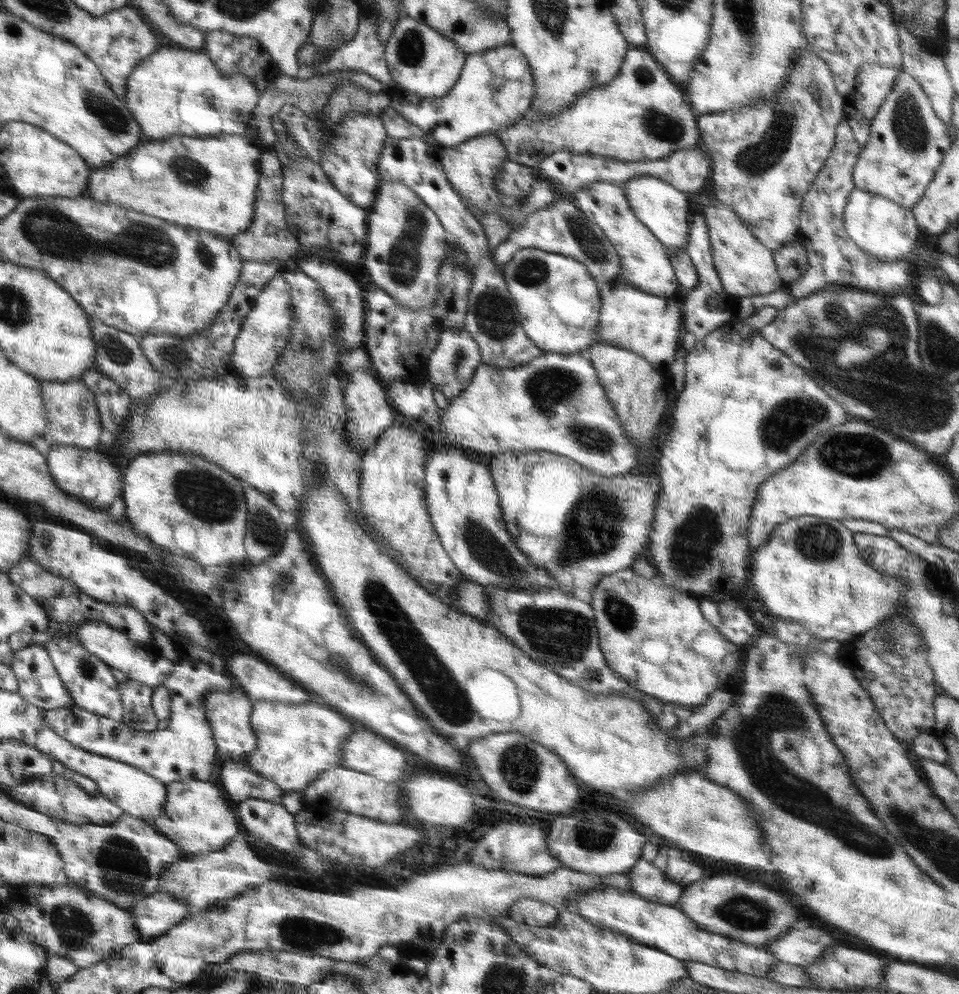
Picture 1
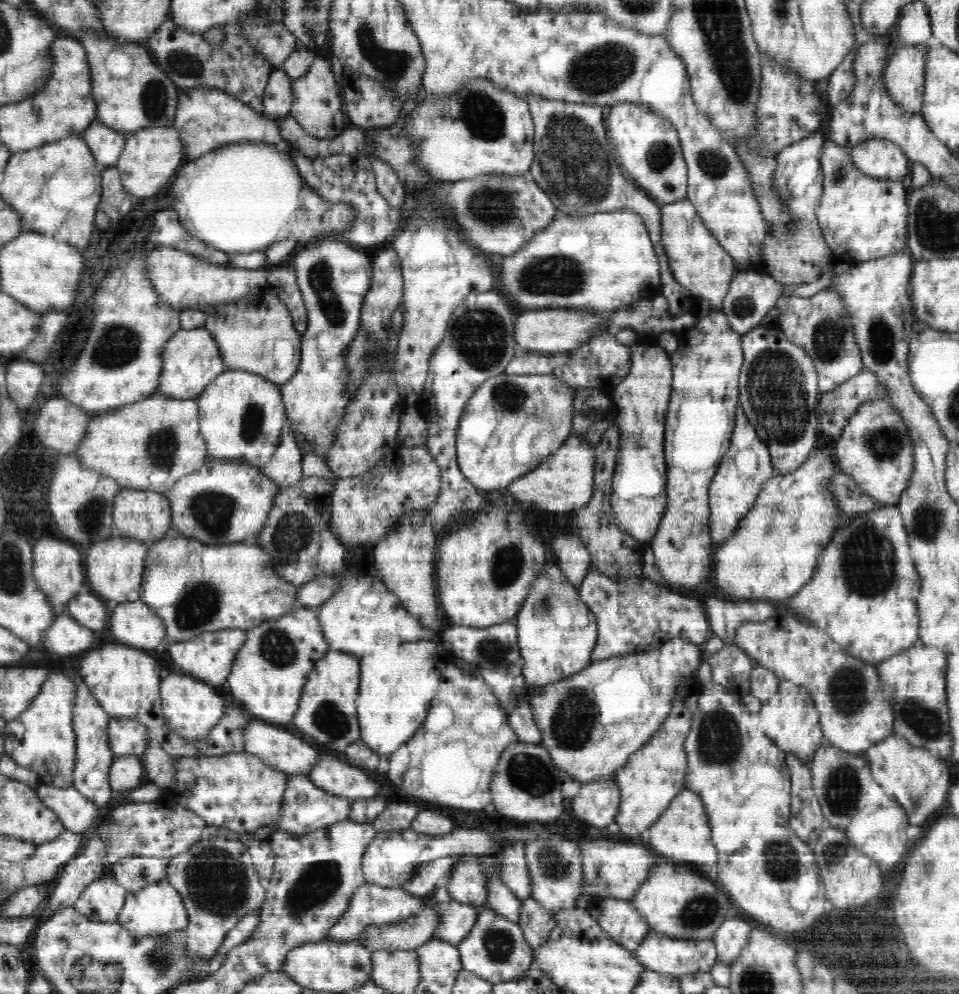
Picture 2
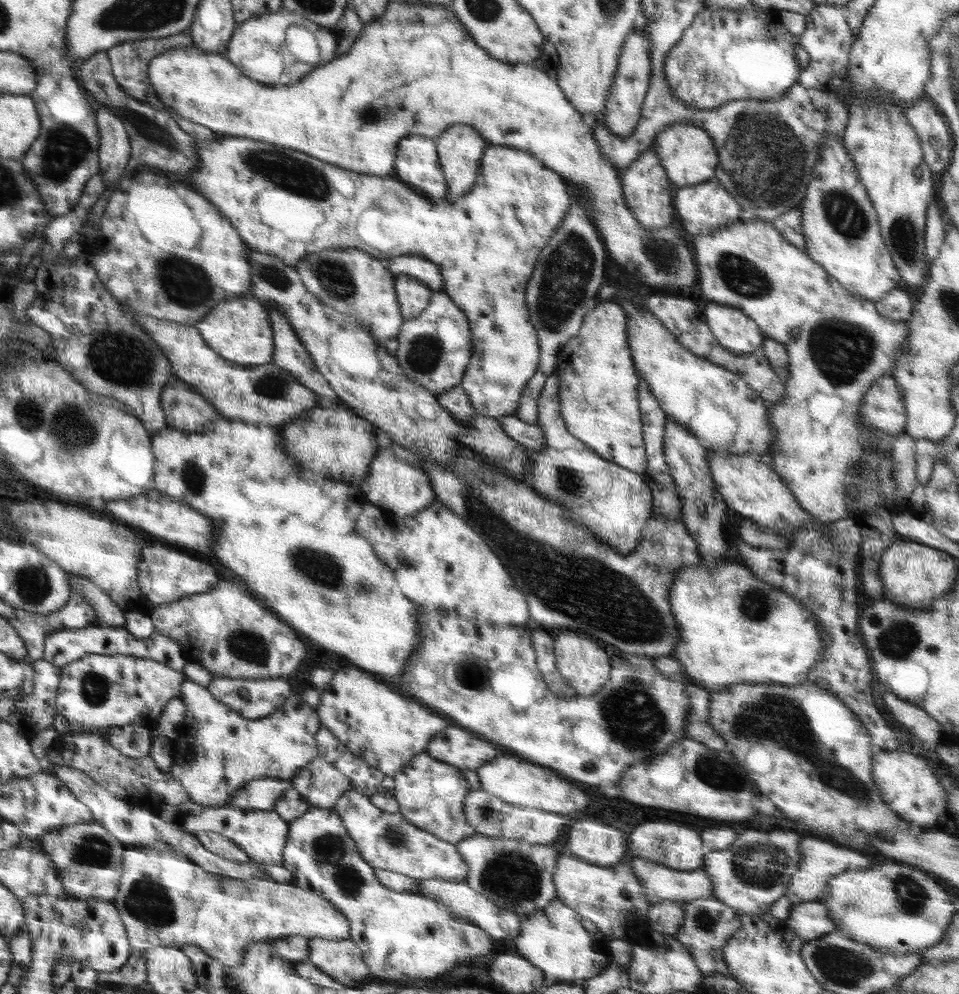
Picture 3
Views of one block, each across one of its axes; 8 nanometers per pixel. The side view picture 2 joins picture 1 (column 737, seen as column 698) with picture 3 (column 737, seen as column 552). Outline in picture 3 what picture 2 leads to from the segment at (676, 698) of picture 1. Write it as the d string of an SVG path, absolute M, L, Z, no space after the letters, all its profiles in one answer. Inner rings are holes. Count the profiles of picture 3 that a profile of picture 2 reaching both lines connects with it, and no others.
M806 682L800 686L786 683L738 683L731 684L720 692L712 692L709 702L709 723L725 740L729 750L741 766L747 769L750 780L756 783L760 794L767 796L778 810L790 820L804 822L820 828L822 832L850 841L866 842L868 838L888 840L890 831L920 829L900 819L880 799L876 782L872 777L871 740L867 728L839 698L819 686ZM814 718L822 720L820 734L814 730Z

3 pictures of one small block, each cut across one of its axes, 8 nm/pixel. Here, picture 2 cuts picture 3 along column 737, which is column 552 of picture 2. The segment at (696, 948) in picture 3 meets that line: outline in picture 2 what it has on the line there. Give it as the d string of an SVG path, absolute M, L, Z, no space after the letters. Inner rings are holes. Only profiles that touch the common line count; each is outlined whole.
M532 897L520 899L520 914L516 923L521 926L526 942L533 949L546 944L556 926L556 919L552 916L553 912L544 909Z

